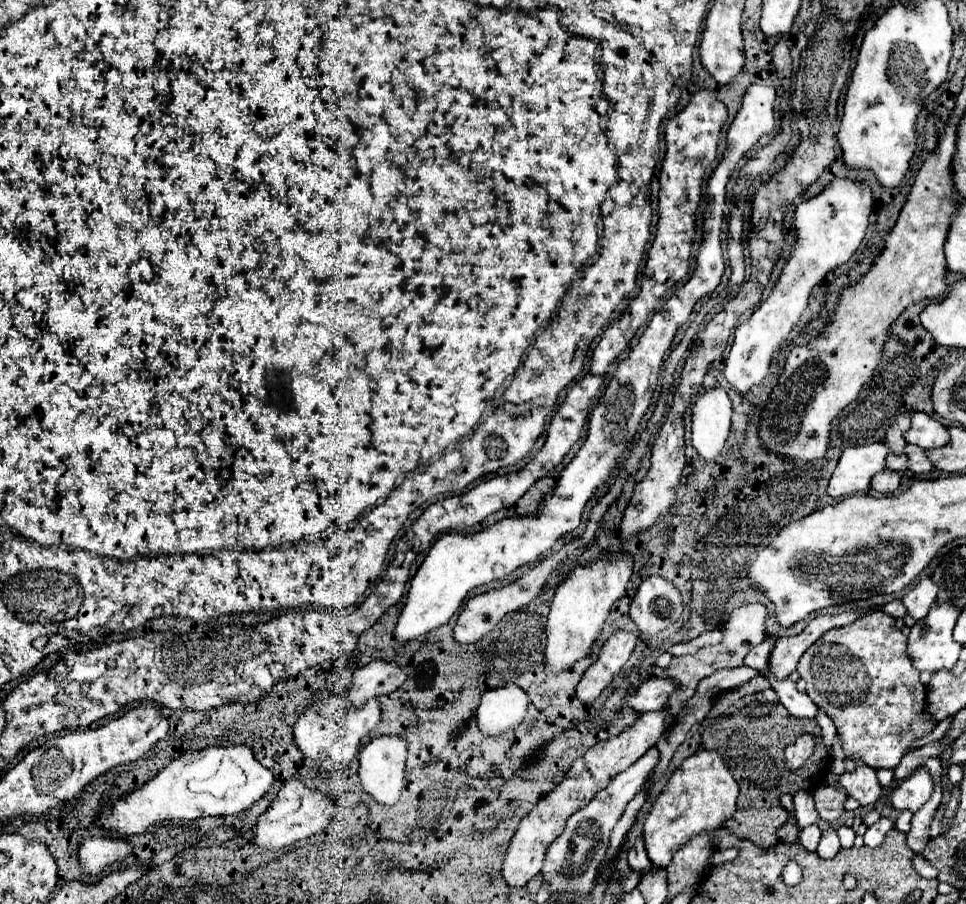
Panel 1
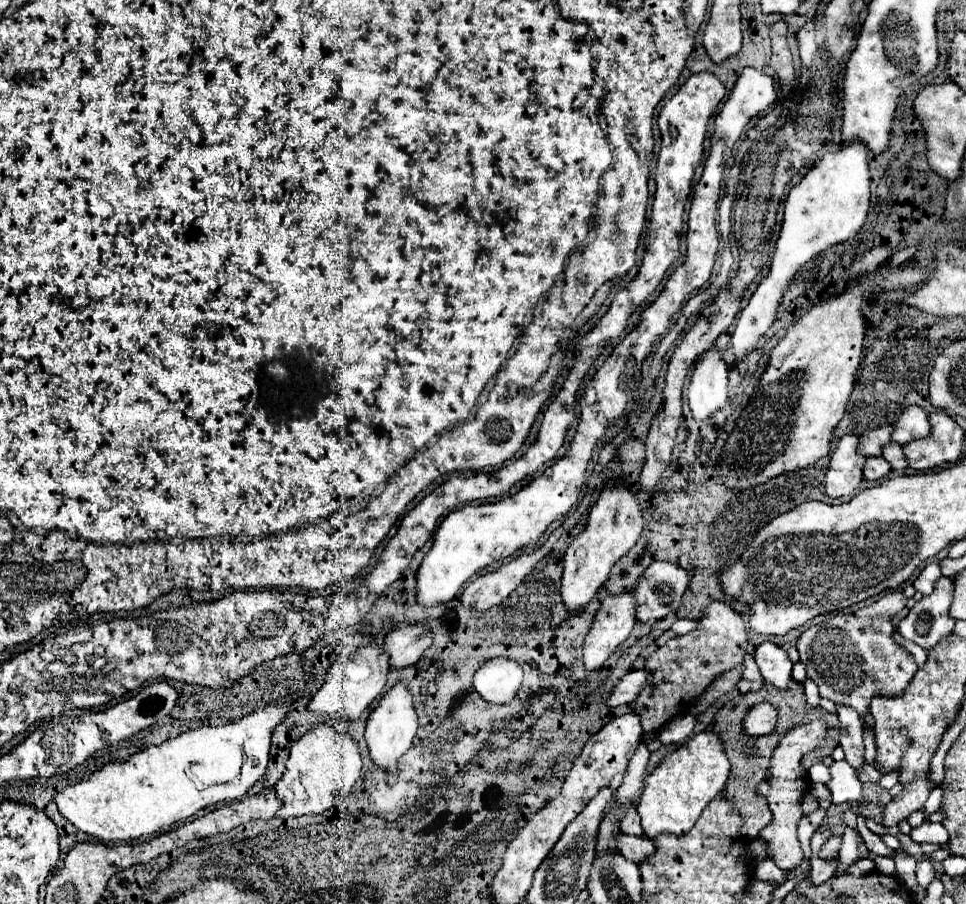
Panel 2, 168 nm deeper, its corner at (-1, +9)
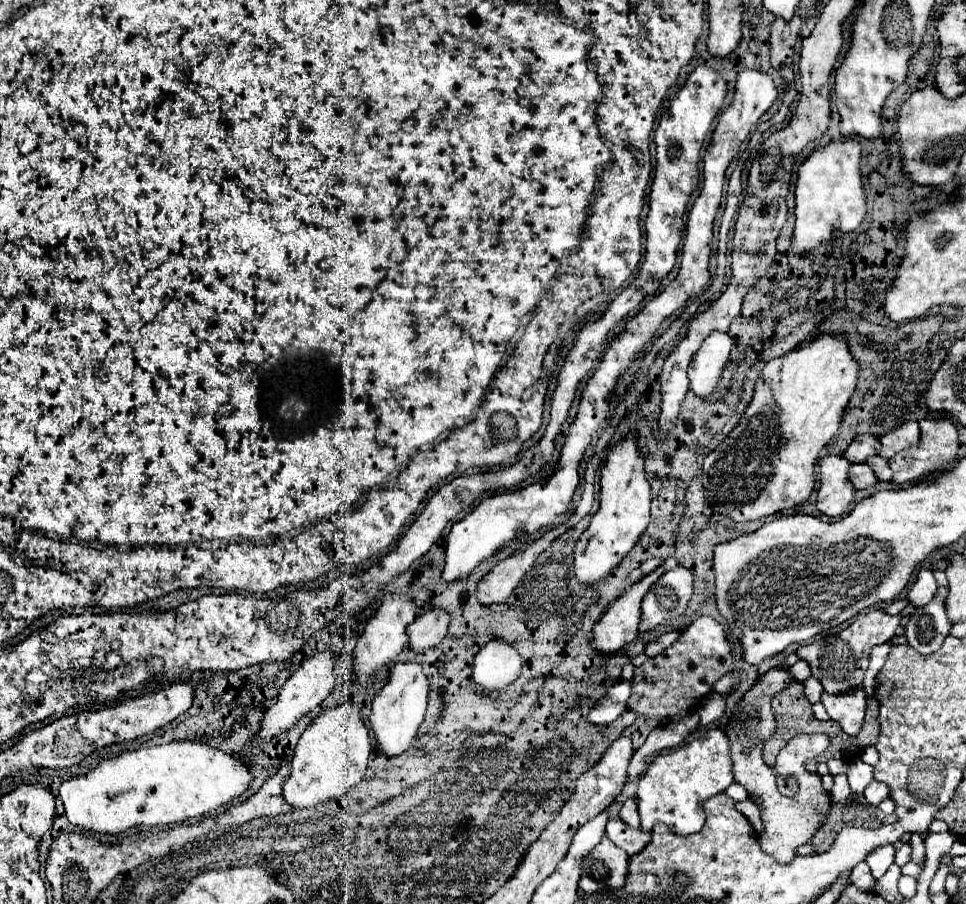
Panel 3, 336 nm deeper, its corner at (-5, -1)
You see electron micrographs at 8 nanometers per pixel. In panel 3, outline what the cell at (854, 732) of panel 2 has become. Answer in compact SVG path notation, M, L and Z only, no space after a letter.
M854 689L854 693L822 693L822 705L826 707L830 719L838 721L848 735L856 735L862 727L866 713L866 693L864 689Z

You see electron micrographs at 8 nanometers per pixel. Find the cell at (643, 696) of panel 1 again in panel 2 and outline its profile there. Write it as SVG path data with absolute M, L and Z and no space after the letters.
M630 671L628 675L624 675L618 685L614 687L608 705L616 707L616 705L632 705L634 699L638 699L638 691L642 691L642 687L646 685L646 671Z

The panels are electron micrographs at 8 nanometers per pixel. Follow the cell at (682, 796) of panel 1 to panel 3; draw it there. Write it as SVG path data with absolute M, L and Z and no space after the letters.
M712 727L702 737L654 757L646 767L636 795L642 829L652 831L654 823L660 821L682 837L698 833L706 821L706 813L702 809L704 799L722 793L730 783L734 783L730 743L722 729Z

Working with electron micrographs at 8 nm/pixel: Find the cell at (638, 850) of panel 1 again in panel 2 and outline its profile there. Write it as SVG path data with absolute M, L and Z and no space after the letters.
M630 805L630 809L626 811L624 819L620 821L620 829L622 829L624 833L628 833L628 835L634 835L634 837L644 835L642 825L640 825L640 815L638 815L638 811L636 811L634 805Z

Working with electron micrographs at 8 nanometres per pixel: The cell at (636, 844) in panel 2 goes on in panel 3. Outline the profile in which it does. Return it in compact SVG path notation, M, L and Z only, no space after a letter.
M620 817L608 821L606 835L612 839L614 845L624 849L628 855L634 855L634 853L642 851L650 841L650 833L646 833L642 829L632 829Z

